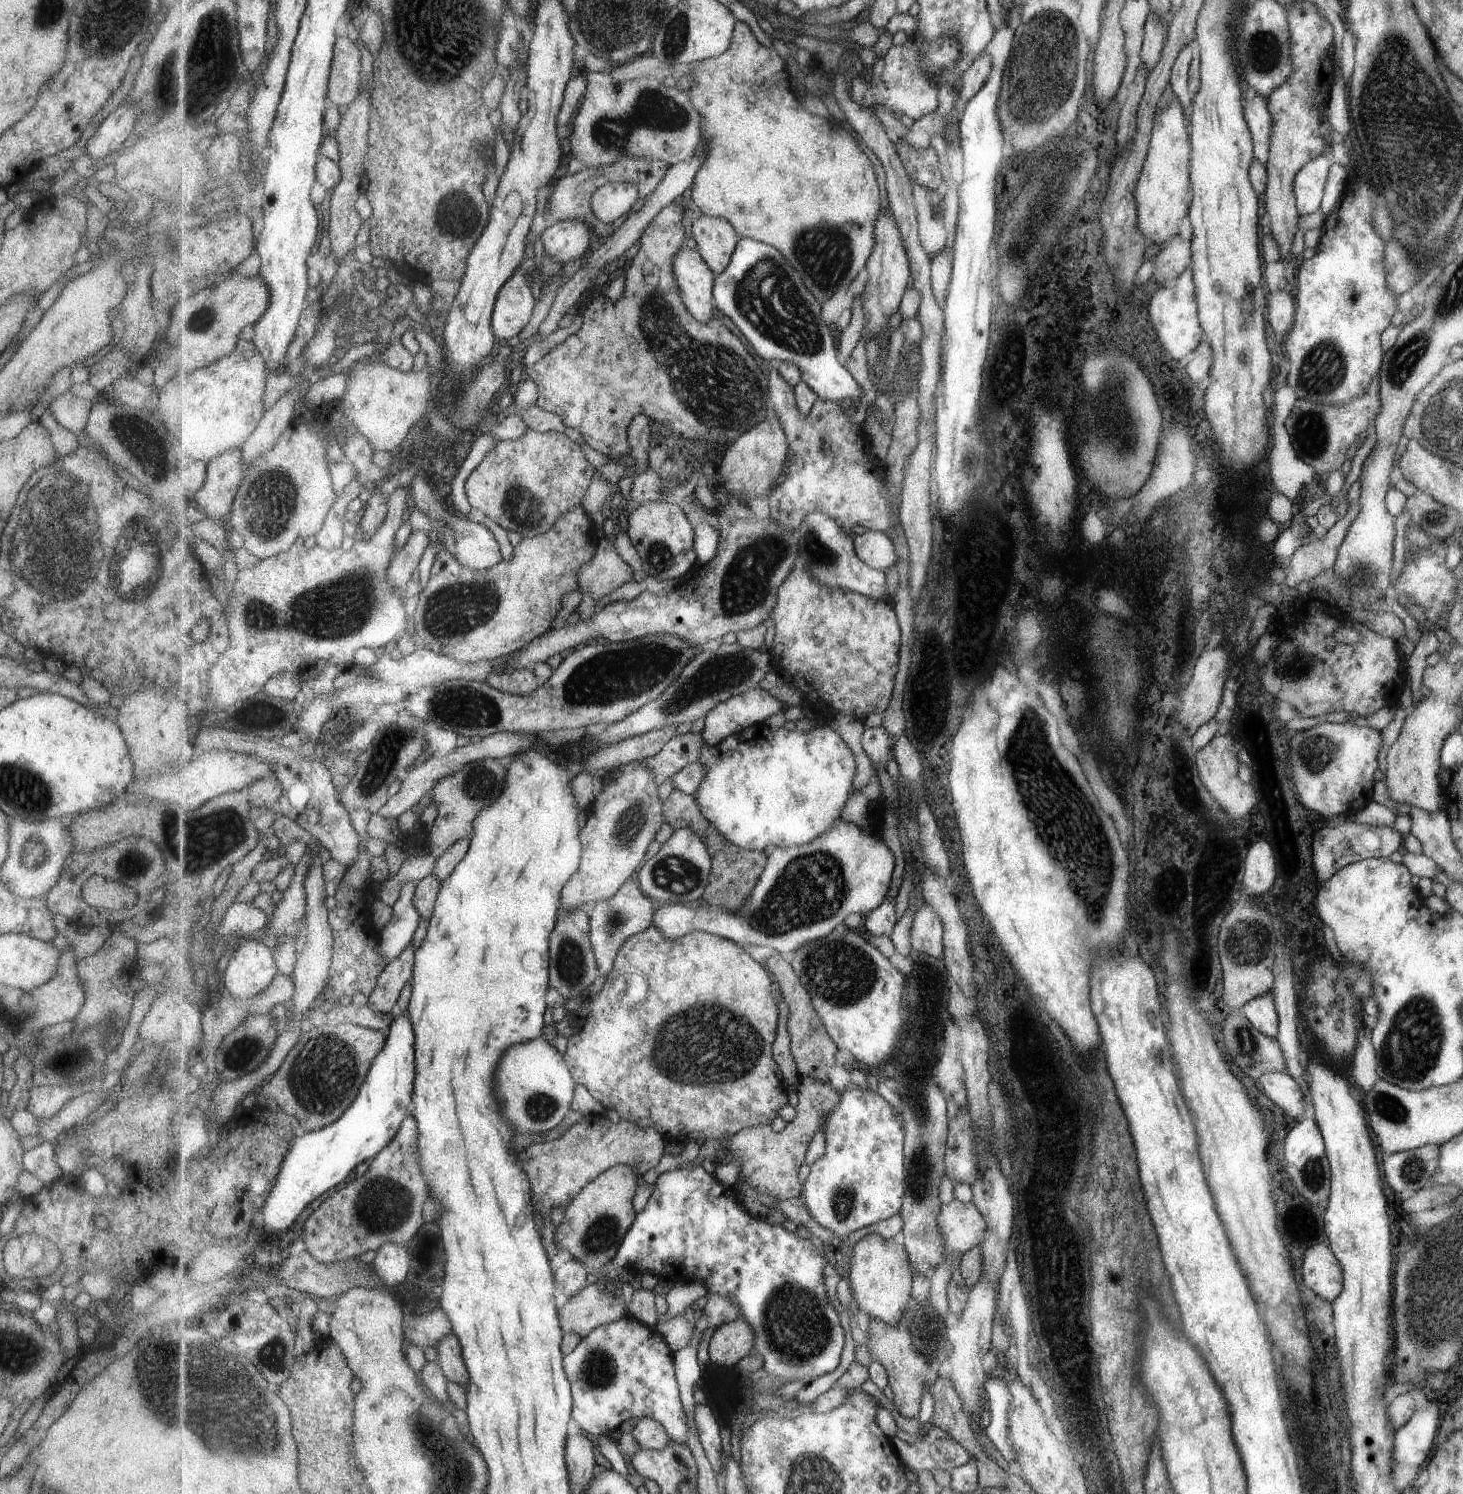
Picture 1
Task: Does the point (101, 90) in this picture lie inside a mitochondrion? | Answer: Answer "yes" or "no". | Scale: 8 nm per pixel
no

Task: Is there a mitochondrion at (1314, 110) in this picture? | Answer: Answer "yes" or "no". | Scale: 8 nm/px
no

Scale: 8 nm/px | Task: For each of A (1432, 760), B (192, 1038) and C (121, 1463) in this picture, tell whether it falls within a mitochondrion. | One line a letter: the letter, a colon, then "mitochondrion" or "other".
A: other
B: other
C: other

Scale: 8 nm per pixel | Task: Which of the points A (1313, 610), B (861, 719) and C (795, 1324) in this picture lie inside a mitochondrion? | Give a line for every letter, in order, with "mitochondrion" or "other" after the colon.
A: other
B: other
C: mitochondrion

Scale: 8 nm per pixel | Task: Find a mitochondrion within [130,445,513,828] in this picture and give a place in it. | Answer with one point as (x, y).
(336, 609)

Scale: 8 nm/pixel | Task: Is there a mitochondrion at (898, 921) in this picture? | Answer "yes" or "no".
no

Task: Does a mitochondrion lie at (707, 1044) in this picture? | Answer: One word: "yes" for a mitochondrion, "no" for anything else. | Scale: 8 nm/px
yes

